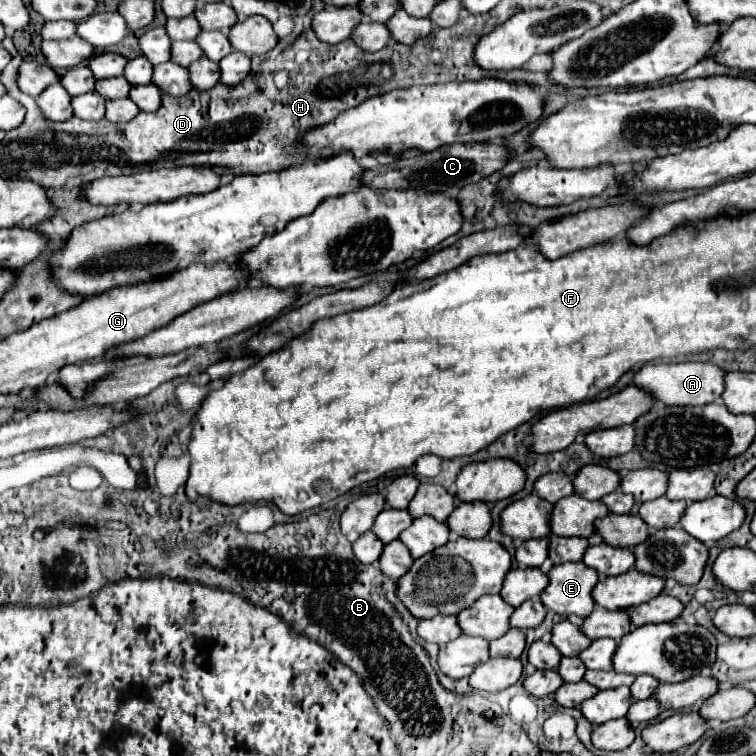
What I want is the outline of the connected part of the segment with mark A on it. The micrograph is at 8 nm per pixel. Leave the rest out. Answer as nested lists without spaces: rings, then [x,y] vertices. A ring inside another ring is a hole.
[[[676,362],[676,364],[646,364],[634,376],[634,384],[646,390],[652,390],[658,402],[670,406],[704,406],[720,402],[724,394],[724,370],[714,364],[702,362]]]

